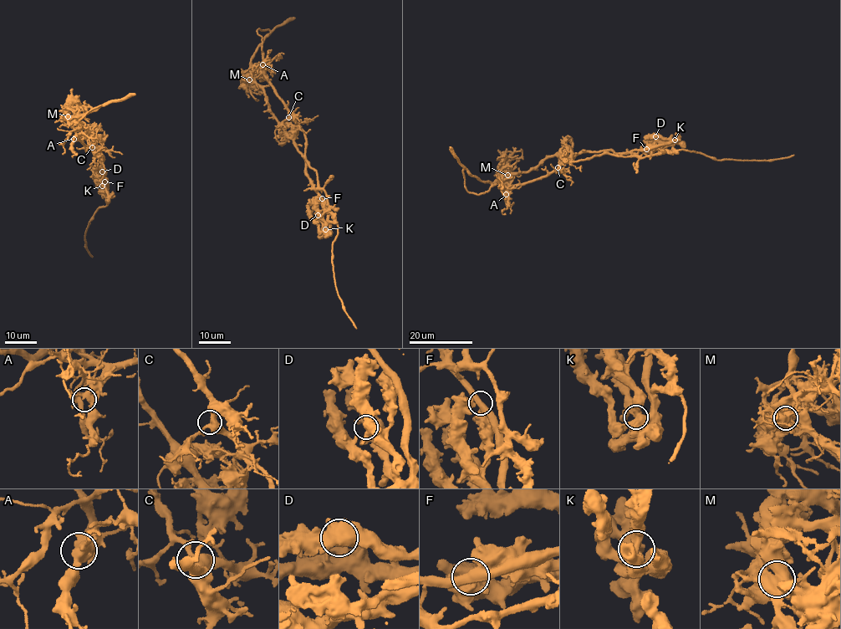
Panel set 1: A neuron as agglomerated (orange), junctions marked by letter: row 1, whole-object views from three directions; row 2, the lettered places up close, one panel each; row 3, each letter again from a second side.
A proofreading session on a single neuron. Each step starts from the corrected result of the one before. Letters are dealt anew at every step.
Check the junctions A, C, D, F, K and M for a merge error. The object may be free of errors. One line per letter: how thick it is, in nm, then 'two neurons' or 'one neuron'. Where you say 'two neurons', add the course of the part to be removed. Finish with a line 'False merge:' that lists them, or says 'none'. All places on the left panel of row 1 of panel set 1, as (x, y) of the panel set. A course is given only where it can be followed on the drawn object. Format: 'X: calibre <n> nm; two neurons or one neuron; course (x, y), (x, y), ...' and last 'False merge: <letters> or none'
A: calibre 360 nm; one neuron
C: calibre 440 nm; one neuron
D: calibre 550 nm; one neuron
F: calibre 400 nm; one neuron
K: calibre 480 nm; one neuron
M: calibre 480 nm; two neurons; course (68, 116), (76, 136), (104, 159), (101, 182), (109, 202), (99, 207), (85, 232), (84, 247), (93, 257)
False merge: M

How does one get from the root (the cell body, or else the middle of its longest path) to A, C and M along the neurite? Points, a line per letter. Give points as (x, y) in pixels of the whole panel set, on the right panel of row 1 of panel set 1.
A: (604, 150), (580, 151), (570, 161), (565, 161), (545, 176), (517, 184), (506, 194)
C: (604, 150), (580, 151), (570, 161), (558, 167)
M: (604, 150), (576, 154), (566, 150), (557, 152), (526, 171), (507, 175)

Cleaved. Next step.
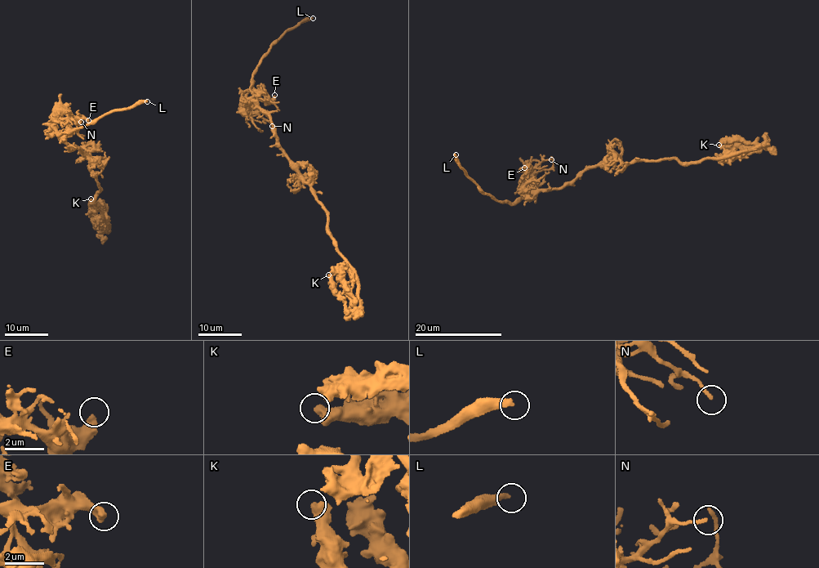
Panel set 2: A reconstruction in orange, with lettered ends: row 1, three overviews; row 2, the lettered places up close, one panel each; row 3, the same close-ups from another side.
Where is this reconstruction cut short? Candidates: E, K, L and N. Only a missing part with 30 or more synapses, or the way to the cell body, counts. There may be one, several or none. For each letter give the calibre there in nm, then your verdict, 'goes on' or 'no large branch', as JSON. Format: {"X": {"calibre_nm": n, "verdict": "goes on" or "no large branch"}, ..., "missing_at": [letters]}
{"E": {"calibre_nm": 380, "verdict": "no large branch"}, "K": {"calibre_nm": 460, "verdict": "no large branch"}, "L": {"calibre_nm": 340, "verdict": "goes on"}, "N": {"calibre_nm": 160, "verdict": "no large branch"}, "missing_at": ["L"]}

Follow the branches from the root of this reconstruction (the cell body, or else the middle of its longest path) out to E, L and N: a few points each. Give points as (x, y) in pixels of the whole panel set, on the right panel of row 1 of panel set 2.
E: (608, 159), (588, 167), (558, 188), (536, 192), (529, 190), (525, 181), (528, 170), (524, 167)
L: (608, 159), (588, 167), (558, 188), (531, 192), (513, 203), (499, 202), (480, 191), (456, 154)
N: (608, 159), (588, 167), (558, 188), (536, 192), (529, 190), (525, 180), (527, 172), (541, 160), (551, 159)

